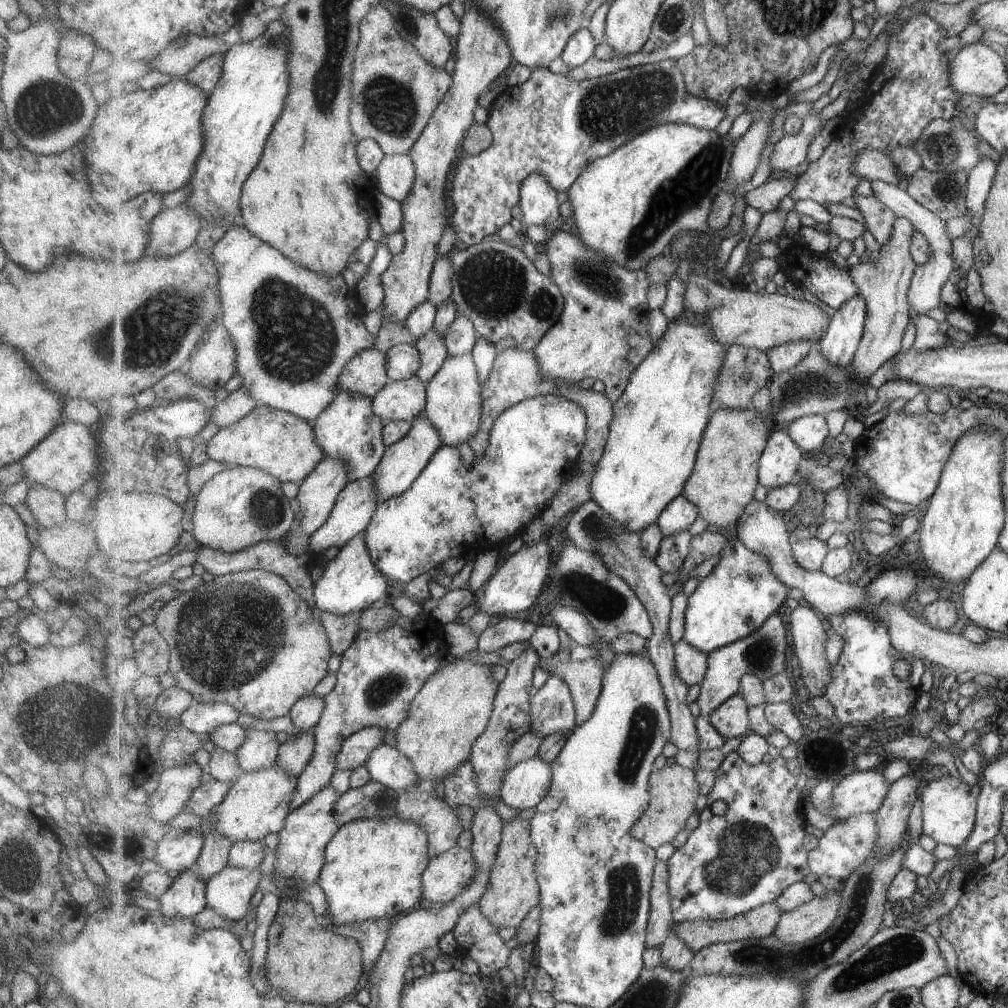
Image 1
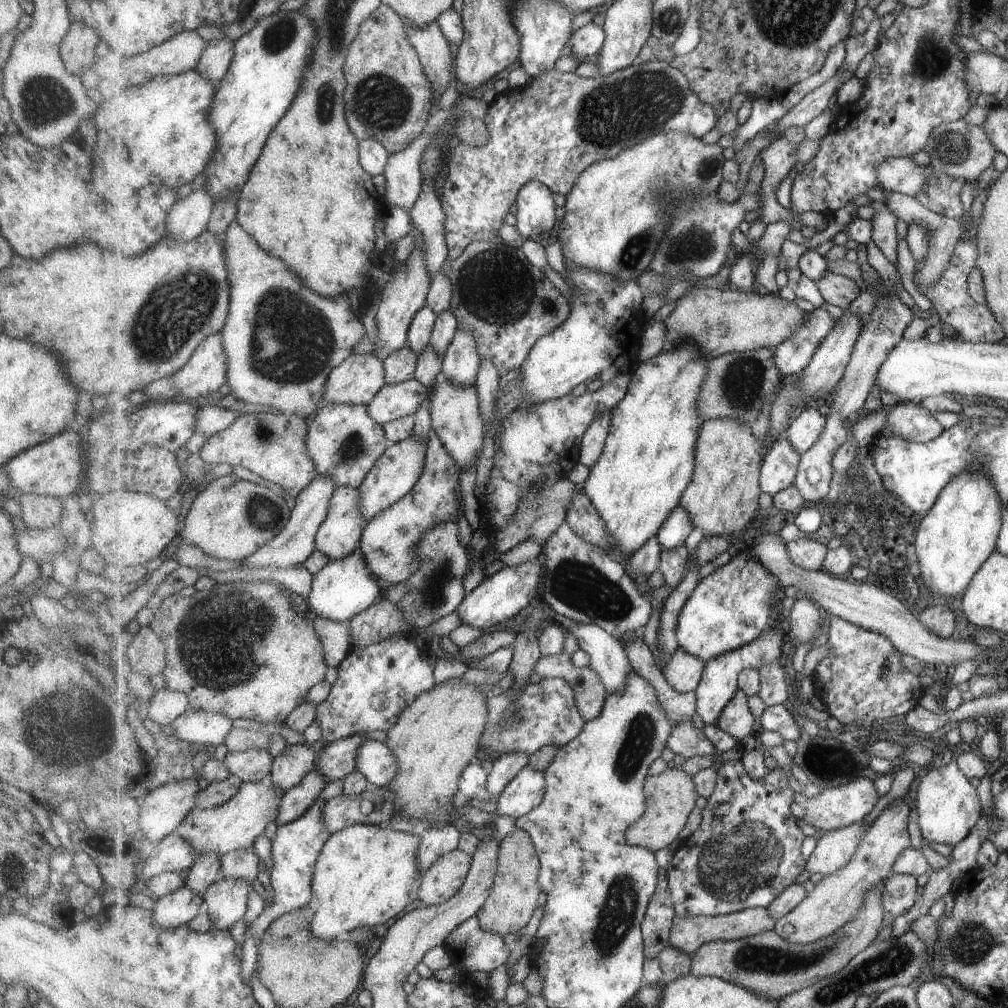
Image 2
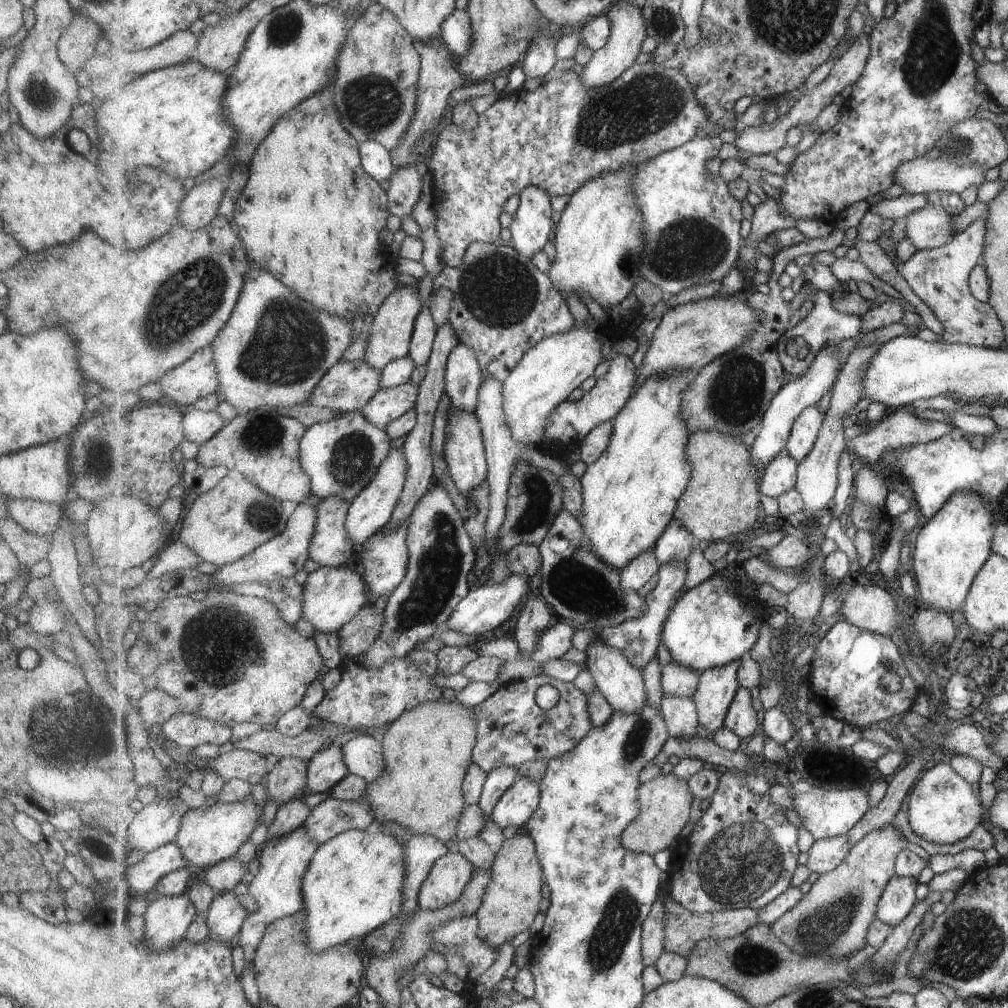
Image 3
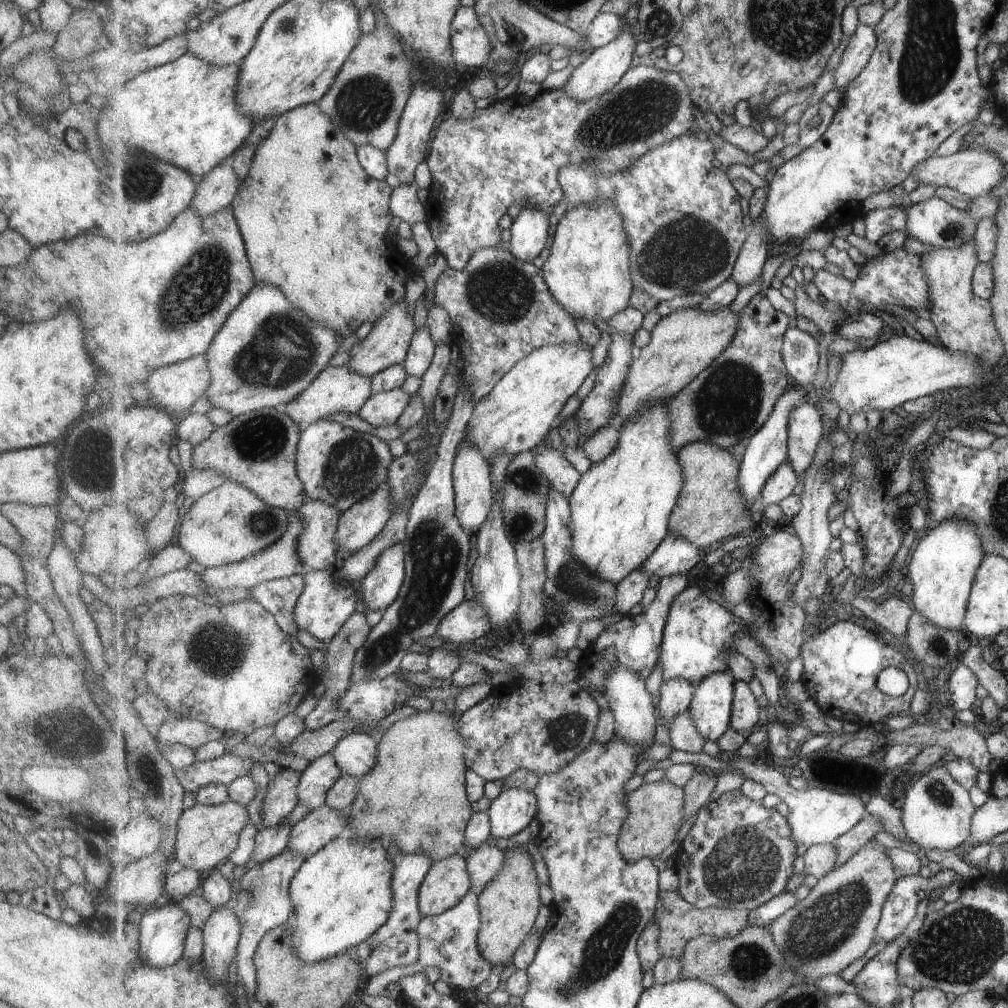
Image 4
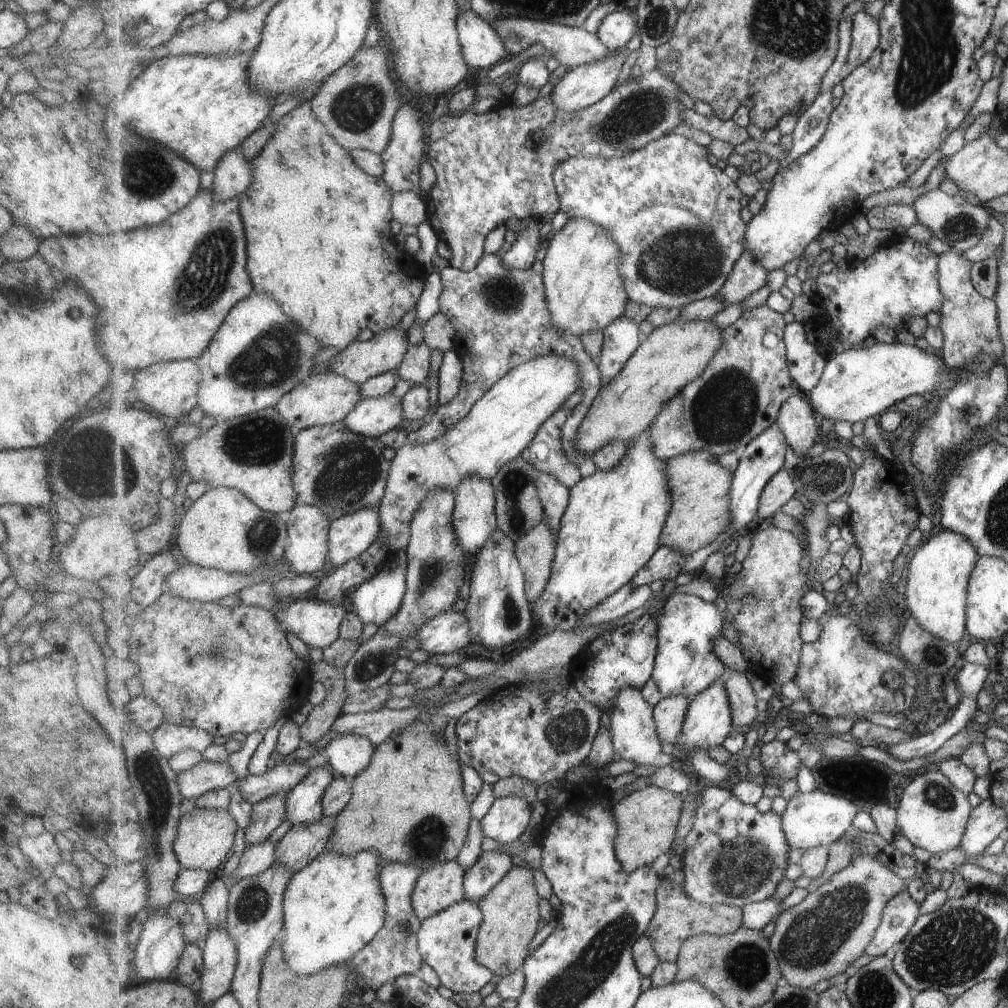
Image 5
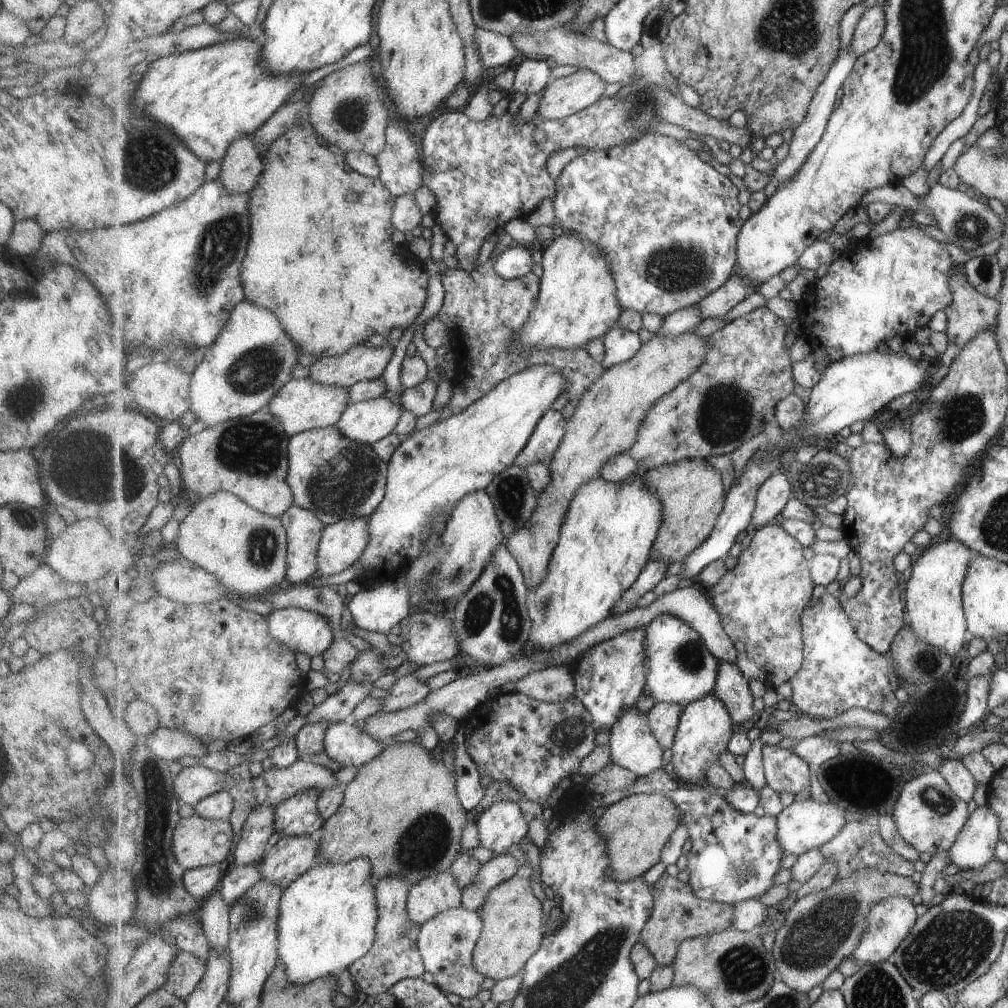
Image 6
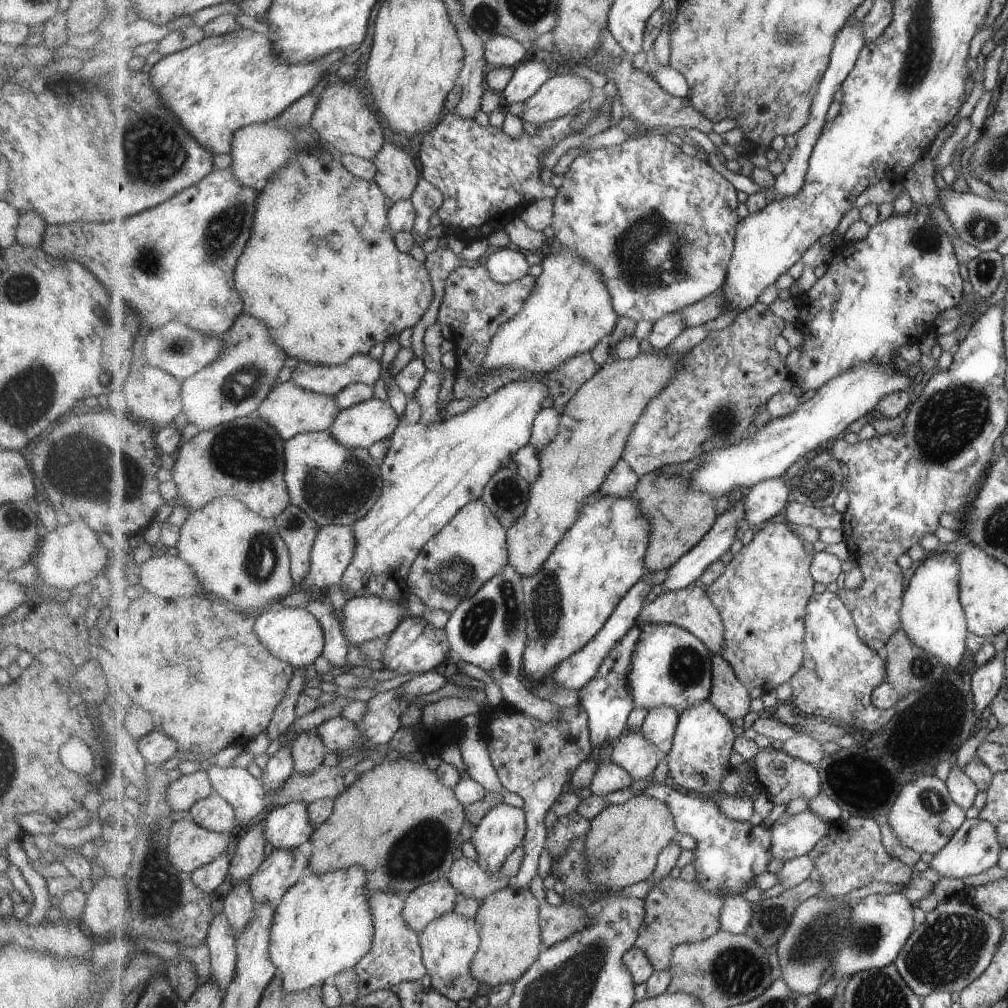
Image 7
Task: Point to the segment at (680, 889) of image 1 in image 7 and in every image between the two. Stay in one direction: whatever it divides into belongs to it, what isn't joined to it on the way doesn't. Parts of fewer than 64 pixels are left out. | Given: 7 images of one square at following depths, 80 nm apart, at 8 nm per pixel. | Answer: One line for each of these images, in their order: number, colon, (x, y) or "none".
2: (745, 859)
3: (742, 853)
4: (740, 854)
5: (737, 855)
6: (734, 857)
7: (729, 856)

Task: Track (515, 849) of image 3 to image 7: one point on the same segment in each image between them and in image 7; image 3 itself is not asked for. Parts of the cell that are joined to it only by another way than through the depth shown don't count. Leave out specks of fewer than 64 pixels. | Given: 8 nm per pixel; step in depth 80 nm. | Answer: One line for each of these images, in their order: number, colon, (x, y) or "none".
4: (509, 904)
5: (511, 910)
6: (514, 920)
7: (511, 931)

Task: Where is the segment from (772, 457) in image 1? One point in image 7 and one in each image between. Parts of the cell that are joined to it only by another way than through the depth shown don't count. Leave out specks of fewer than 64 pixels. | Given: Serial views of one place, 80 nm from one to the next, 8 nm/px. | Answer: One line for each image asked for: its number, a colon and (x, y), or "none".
2: (780, 466)
3: (781, 476)
4: (782, 483)
5: (782, 486)
6: (775, 493)
7: (764, 501)

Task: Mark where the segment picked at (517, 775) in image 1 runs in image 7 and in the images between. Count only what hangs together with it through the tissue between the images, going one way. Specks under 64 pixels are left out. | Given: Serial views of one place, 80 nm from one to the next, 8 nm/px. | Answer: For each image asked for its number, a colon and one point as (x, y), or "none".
2: (526, 791)
3: (520, 801)
4: (515, 809)
5: (507, 819)
6: (500, 826)
7: (501, 832)

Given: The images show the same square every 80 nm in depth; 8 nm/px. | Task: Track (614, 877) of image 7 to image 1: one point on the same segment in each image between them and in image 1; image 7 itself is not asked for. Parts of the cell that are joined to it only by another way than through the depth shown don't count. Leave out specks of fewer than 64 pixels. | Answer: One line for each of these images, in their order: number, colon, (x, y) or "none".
1: (675, 790)
2: (671, 795)
3: (666, 800)
4: (657, 810)
5: (649, 818)
6: (637, 828)

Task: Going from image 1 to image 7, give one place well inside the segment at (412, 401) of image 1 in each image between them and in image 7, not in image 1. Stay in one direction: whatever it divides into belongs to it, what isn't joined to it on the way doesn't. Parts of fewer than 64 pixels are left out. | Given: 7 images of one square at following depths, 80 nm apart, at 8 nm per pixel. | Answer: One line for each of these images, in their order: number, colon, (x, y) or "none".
2: (395, 401)
3: (387, 405)
4: (384, 408)
5: (373, 416)
6: (366, 421)
7: (360, 426)

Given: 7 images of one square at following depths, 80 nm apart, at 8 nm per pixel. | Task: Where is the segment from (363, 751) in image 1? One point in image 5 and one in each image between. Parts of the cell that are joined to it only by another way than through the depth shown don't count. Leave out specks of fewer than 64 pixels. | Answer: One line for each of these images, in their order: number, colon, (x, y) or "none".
2: (339, 759)
3: (328, 768)
4: (320, 775)
5: (305, 802)

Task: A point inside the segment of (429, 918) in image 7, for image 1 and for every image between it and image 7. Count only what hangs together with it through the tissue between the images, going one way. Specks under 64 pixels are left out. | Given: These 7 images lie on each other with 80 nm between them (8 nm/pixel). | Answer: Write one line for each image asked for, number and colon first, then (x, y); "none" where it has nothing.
1: (449, 874)
2: (445, 879)
3: (451, 874)
4: (449, 881)
5: (440, 888)
6: (433, 895)

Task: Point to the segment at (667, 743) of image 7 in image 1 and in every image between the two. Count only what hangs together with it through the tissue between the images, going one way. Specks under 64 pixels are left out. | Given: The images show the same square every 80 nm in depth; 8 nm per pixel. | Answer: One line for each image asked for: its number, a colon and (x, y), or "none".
1: (691, 664)
2: (684, 673)
3: (679, 680)
4: (676, 695)
5: (670, 712)
6: (665, 718)

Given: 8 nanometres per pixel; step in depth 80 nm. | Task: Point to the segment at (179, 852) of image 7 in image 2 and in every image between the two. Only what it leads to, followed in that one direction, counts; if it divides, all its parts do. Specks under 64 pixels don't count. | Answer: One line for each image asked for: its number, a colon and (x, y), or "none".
2: (236, 825)
3: (209, 833)
4: (207, 834)
5: (205, 839)
6: (198, 842)

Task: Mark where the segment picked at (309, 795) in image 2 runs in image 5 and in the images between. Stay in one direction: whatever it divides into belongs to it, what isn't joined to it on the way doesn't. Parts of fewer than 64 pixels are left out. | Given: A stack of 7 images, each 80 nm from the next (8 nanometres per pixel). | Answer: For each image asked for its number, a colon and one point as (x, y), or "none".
3: (291, 815)
4: (269, 842)
5: (256, 859)

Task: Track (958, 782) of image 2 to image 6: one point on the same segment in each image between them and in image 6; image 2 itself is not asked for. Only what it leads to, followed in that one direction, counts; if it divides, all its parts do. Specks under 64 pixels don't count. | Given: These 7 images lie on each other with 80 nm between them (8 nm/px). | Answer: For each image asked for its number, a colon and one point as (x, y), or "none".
3: (944, 808)
4: (938, 812)
5: (934, 814)
6: (930, 815)

